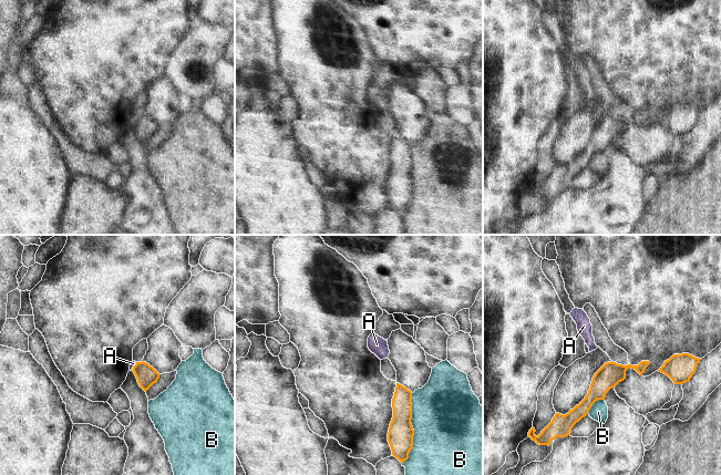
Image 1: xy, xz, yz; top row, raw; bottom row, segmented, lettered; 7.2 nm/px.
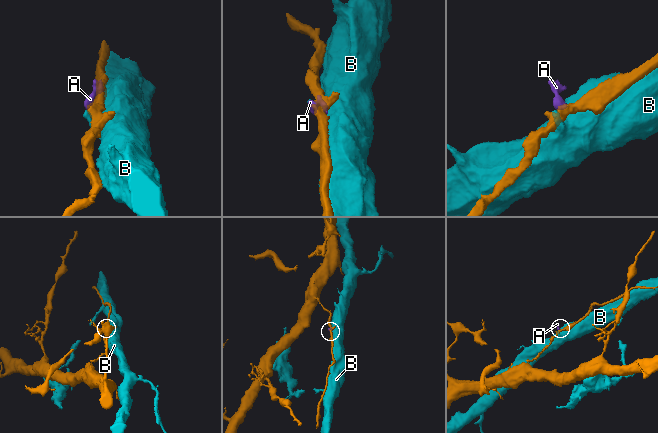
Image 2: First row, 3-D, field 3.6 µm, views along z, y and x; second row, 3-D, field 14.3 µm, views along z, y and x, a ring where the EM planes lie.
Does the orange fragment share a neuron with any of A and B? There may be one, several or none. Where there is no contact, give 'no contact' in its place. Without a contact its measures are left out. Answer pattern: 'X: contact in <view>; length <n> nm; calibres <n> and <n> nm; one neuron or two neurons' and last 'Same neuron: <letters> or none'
A: contact in xy; length 70 nm; calibres 150 and 40 nm; two neurons
B: contact in xz; length 500 nm; calibres 190 and 480 nm; two neurons
Same neuron: none

